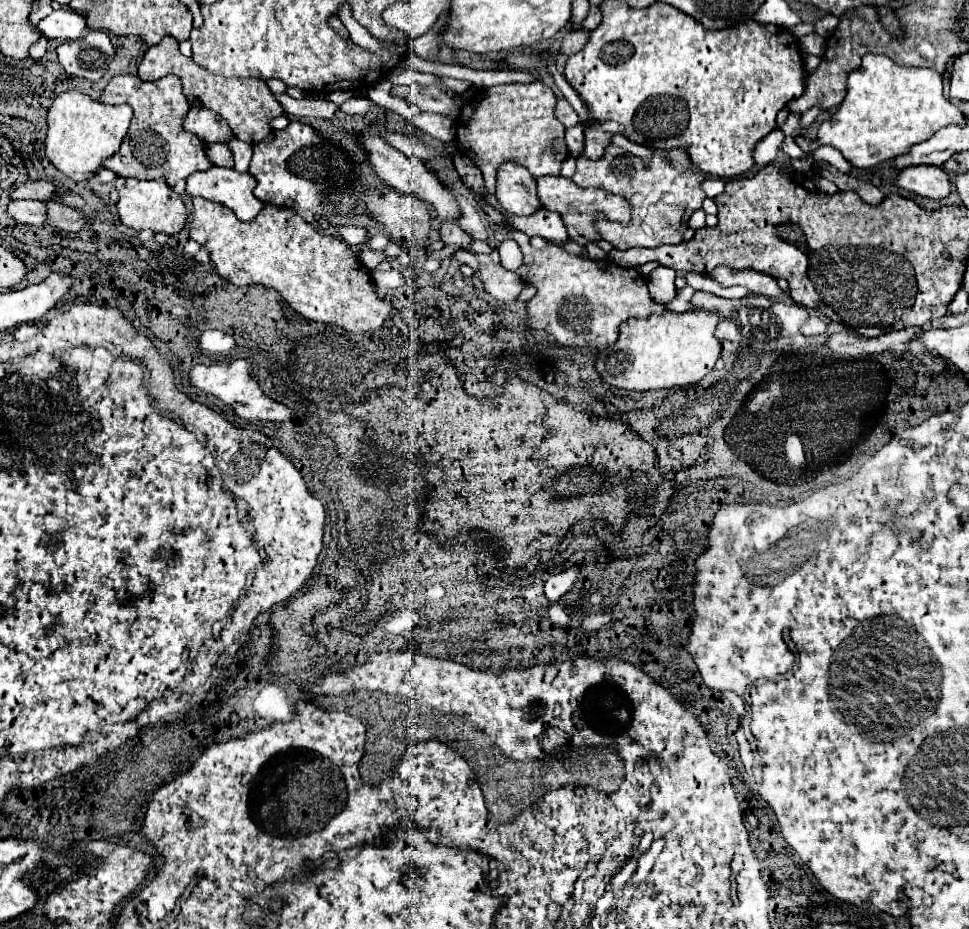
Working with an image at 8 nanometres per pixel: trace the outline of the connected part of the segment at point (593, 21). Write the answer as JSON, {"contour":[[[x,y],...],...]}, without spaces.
{"contour":[[[591,5],[591,11],[589,11],[589,15],[587,15],[587,19],[585,19],[583,27],[585,27],[585,29],[589,29],[589,31],[593,31],[599,23],[601,23],[601,11],[599,11],[599,7],[597,7],[597,5]]]}

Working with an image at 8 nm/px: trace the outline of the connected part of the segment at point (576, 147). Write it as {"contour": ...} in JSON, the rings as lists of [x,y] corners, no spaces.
{"contour":[[[581,123],[566,129],[565,142],[571,157],[575,157],[575,159],[581,157],[581,153],[583,153],[583,125]]]}

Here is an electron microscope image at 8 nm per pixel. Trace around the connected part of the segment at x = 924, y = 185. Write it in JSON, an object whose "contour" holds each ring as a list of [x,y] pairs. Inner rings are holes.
{"contour":[[[909,167],[897,175],[897,185],[927,199],[943,199],[951,193],[949,175],[941,167]]]}

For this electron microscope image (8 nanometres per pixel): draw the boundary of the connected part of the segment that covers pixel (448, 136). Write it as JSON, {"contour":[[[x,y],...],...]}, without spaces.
{"contour":[[[419,113],[413,123],[427,135],[447,143],[447,141],[453,141],[453,119],[449,117],[443,117],[443,115],[437,115],[437,113]]]}

